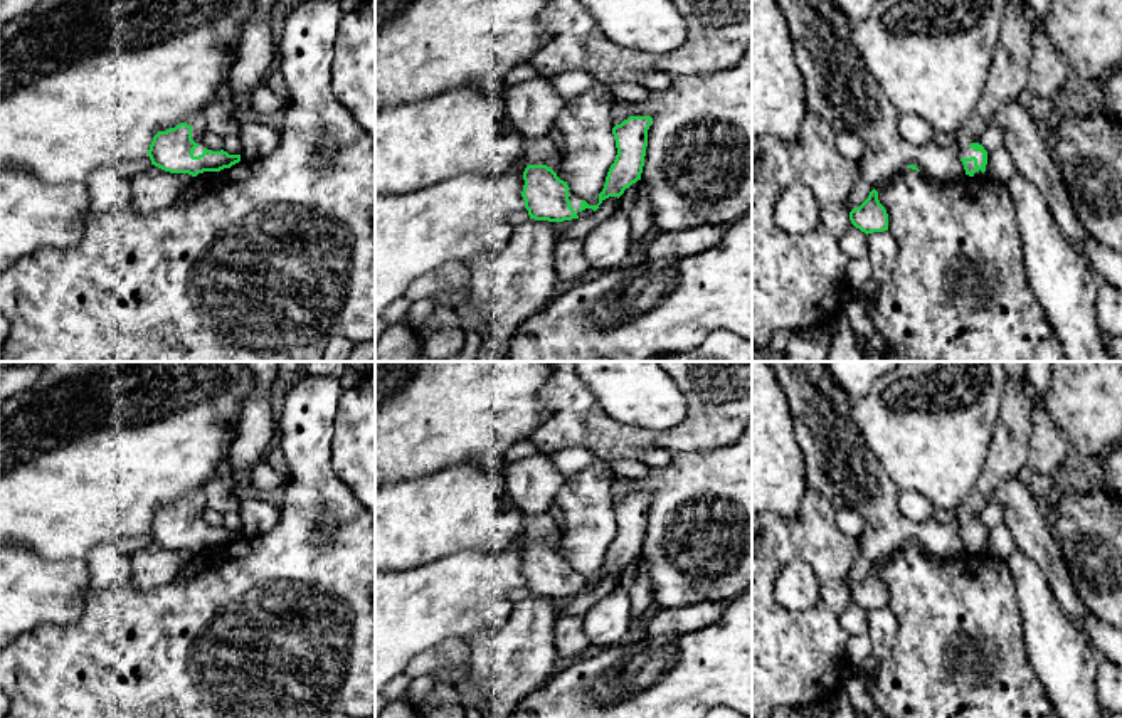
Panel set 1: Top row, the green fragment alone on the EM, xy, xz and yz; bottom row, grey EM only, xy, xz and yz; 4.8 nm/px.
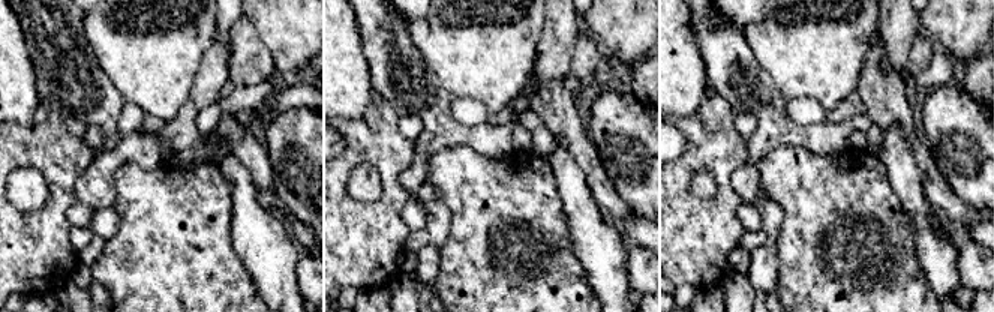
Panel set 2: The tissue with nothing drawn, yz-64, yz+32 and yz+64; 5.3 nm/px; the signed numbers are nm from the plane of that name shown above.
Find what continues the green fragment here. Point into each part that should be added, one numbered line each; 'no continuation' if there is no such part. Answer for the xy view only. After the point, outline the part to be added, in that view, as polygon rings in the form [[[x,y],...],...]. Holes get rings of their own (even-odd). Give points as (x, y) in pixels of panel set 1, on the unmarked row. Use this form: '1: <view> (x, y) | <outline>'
1: xy (197, 498) | [[[198,489],[195,493],[187,494],[183,499],[192,503],[192,516],[198,521],[193,526],[193,533],[198,533],[204,530],[204,520],[202,520],[202,511],[205,508],[205,493],[204,489]]]

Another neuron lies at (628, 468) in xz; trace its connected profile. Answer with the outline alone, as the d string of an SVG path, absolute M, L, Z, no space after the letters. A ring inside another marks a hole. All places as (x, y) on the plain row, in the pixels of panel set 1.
M614 459L607 464L614 476L627 479L641 479L649 473L649 466L636 459Z

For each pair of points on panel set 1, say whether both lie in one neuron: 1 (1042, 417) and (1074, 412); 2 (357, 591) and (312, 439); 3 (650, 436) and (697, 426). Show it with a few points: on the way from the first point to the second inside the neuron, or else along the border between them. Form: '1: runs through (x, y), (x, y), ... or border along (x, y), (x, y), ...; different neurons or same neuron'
1: border along (1040, 399), (1072, 448); different neurons
2: runs through (338, 554), (338, 540), (320, 515), (312, 476); same neuron
3: runs through (661, 438), (685, 438); same neuron

